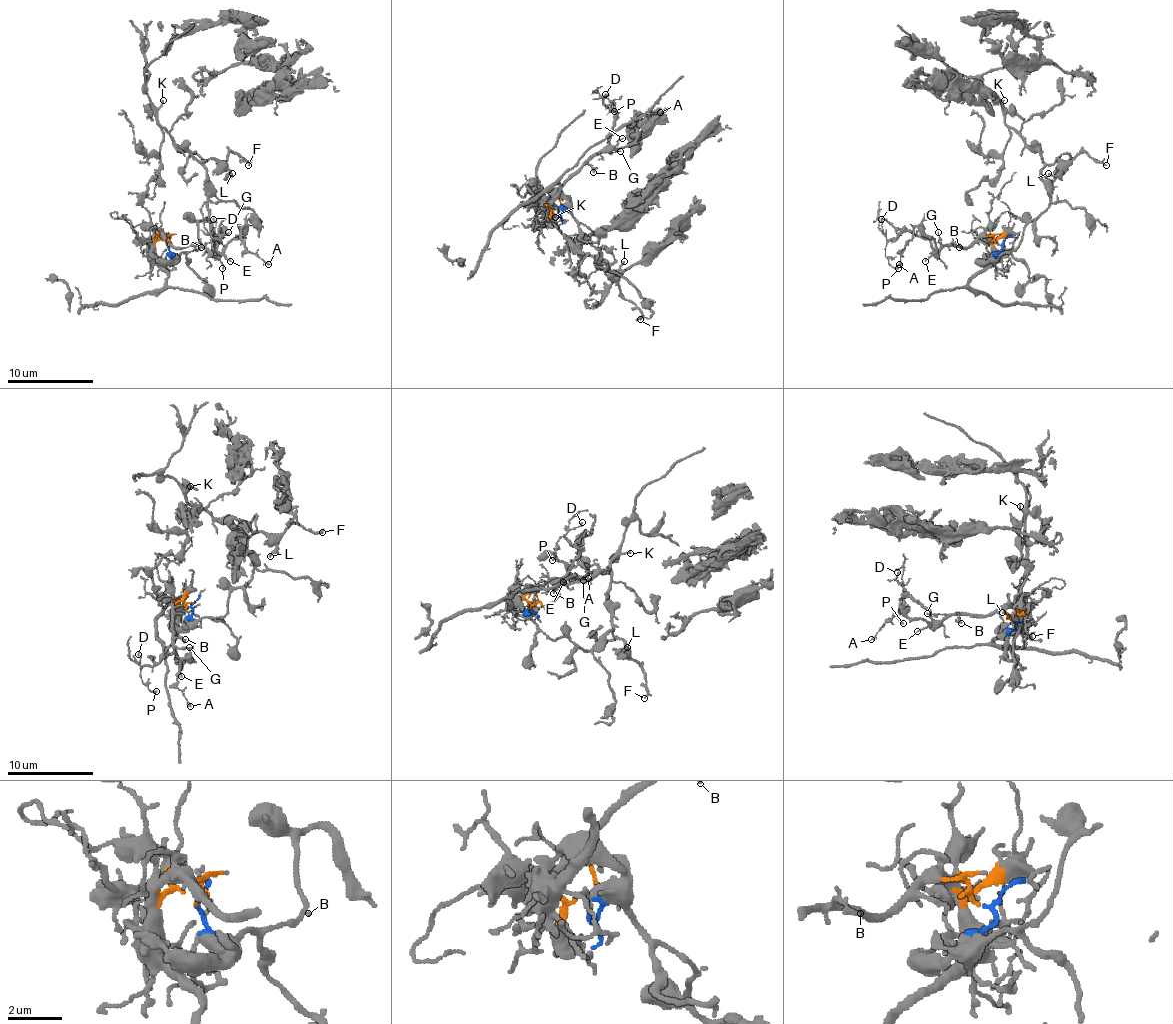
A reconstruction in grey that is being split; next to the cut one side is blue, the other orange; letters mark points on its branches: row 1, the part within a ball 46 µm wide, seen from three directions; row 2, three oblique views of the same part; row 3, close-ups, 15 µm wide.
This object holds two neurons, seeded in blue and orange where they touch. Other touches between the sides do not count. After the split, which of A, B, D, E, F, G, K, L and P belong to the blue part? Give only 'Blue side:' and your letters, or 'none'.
Blue side: F, K, L

